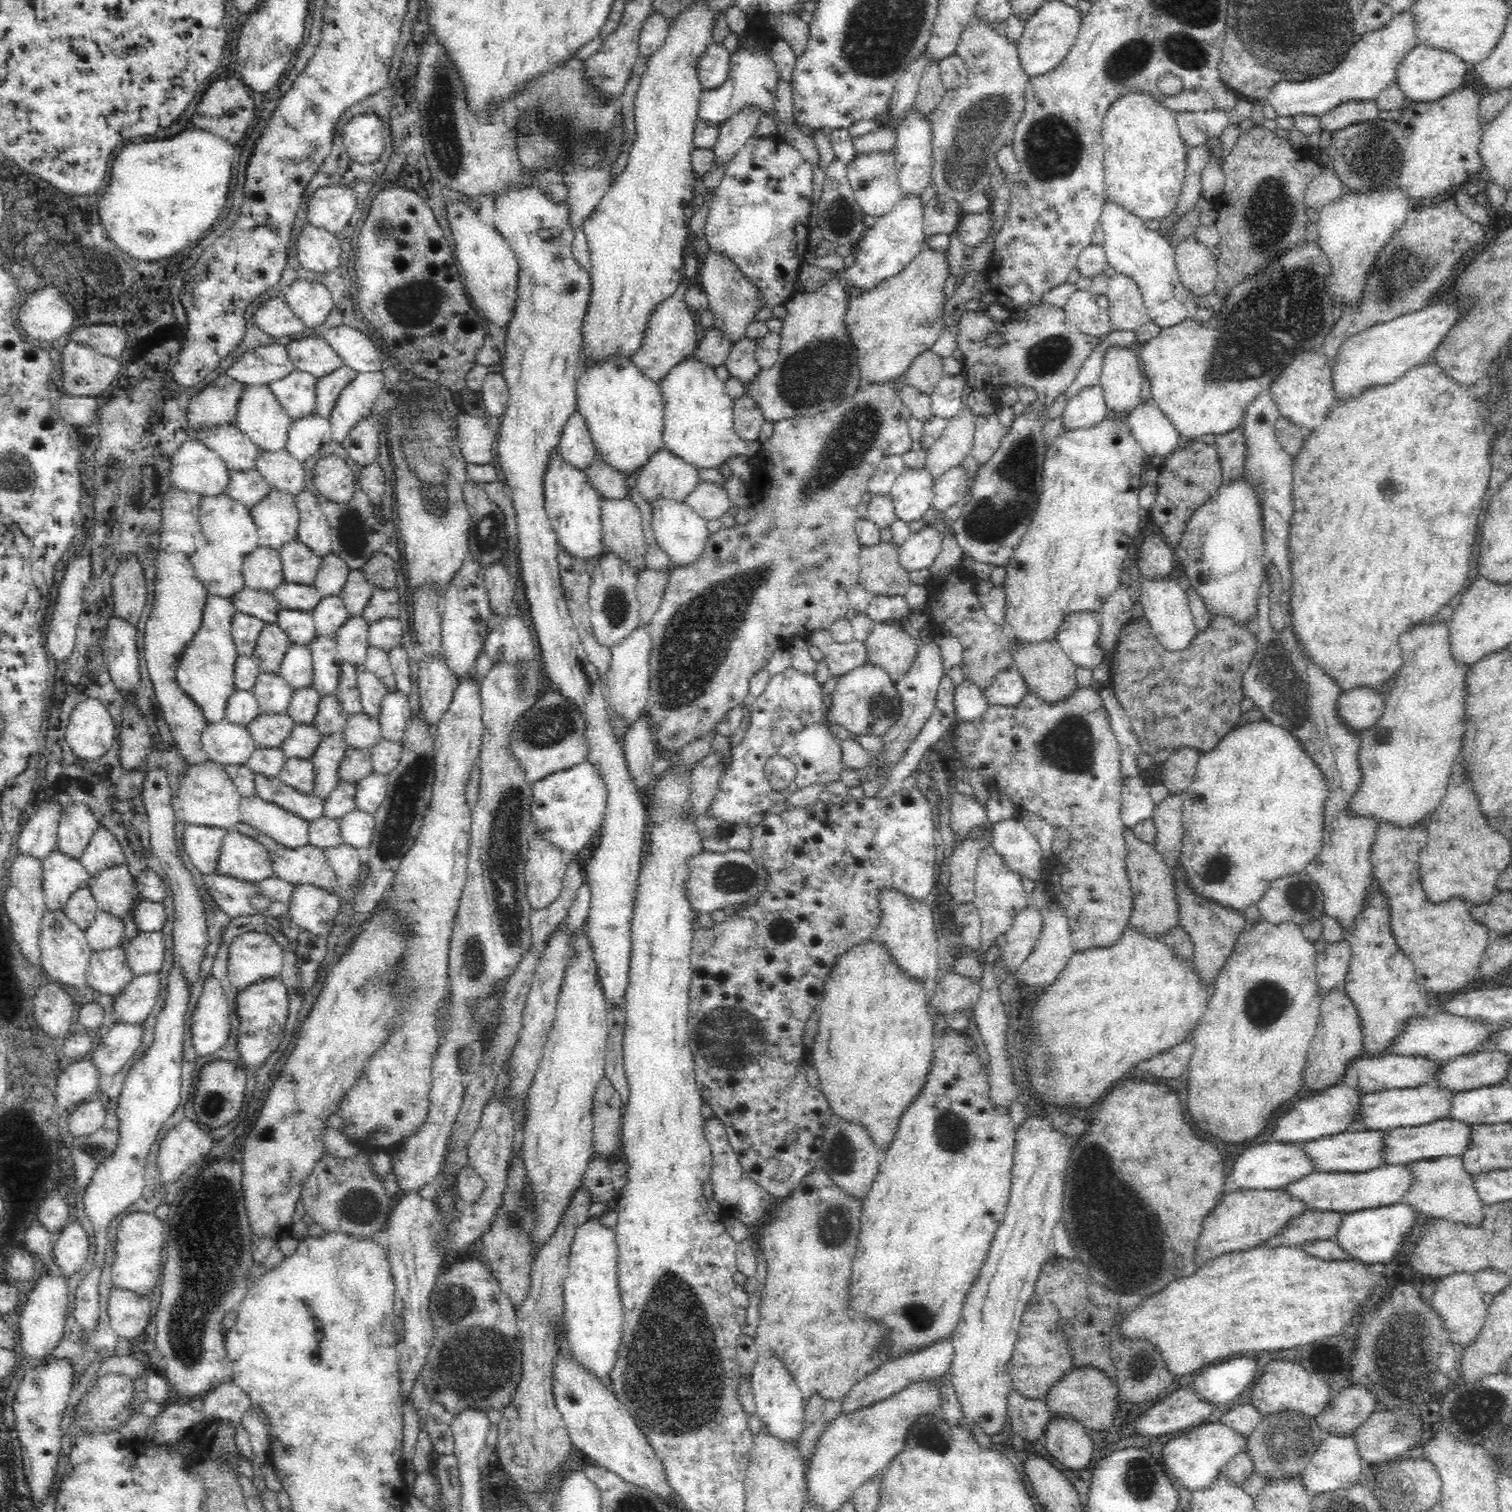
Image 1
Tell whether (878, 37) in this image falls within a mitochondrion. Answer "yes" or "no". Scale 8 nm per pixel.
yes

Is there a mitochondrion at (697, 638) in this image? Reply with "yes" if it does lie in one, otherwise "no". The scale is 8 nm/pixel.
yes

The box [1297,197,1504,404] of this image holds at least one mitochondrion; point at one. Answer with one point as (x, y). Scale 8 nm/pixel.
(1414, 267)

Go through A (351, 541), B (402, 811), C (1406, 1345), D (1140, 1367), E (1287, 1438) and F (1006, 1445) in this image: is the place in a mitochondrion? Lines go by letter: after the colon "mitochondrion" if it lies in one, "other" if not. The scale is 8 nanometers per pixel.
A: mitochondrion
B: mitochondrion
C: mitochondrion
D: mitochondrion
E: mitochondrion
F: other

